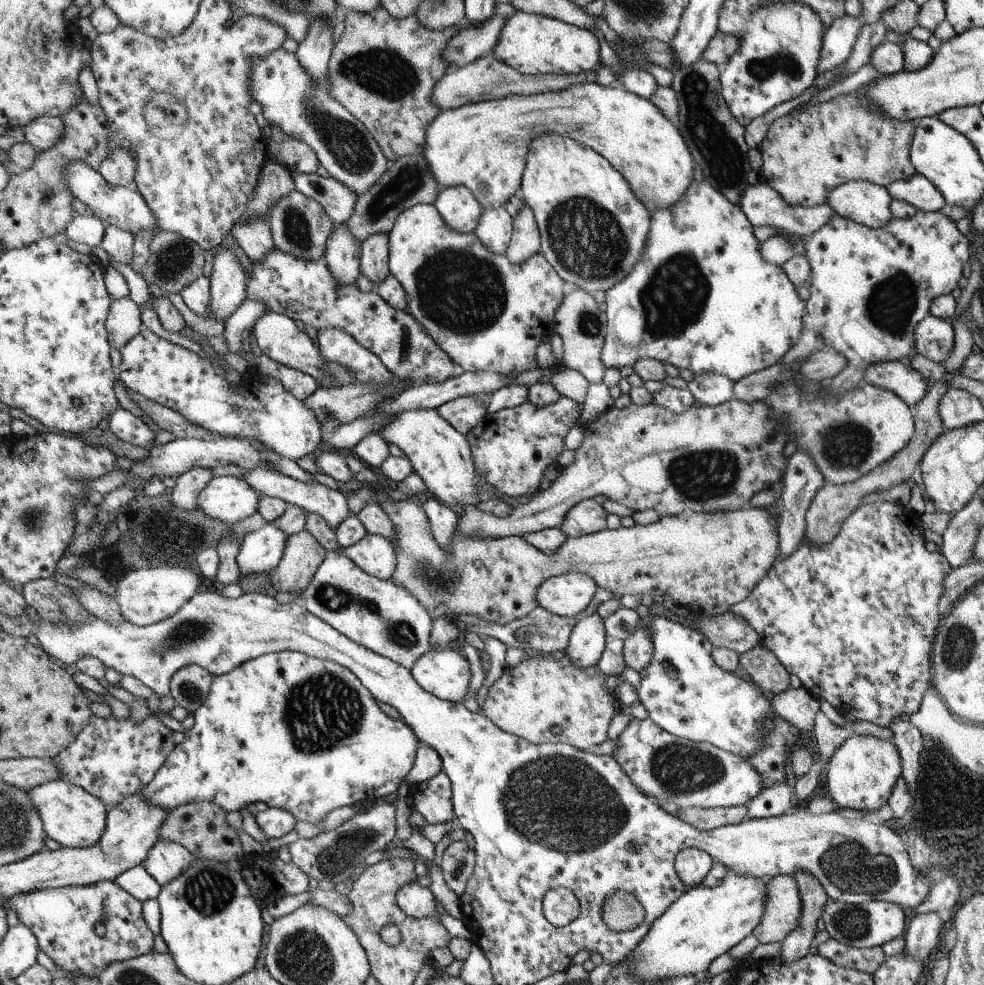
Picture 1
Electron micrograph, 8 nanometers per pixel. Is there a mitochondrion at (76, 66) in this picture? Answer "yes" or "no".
no

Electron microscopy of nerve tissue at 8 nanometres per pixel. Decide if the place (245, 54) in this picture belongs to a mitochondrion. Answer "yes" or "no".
no

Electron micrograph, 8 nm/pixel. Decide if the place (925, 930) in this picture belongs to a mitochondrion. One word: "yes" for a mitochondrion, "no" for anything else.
no

